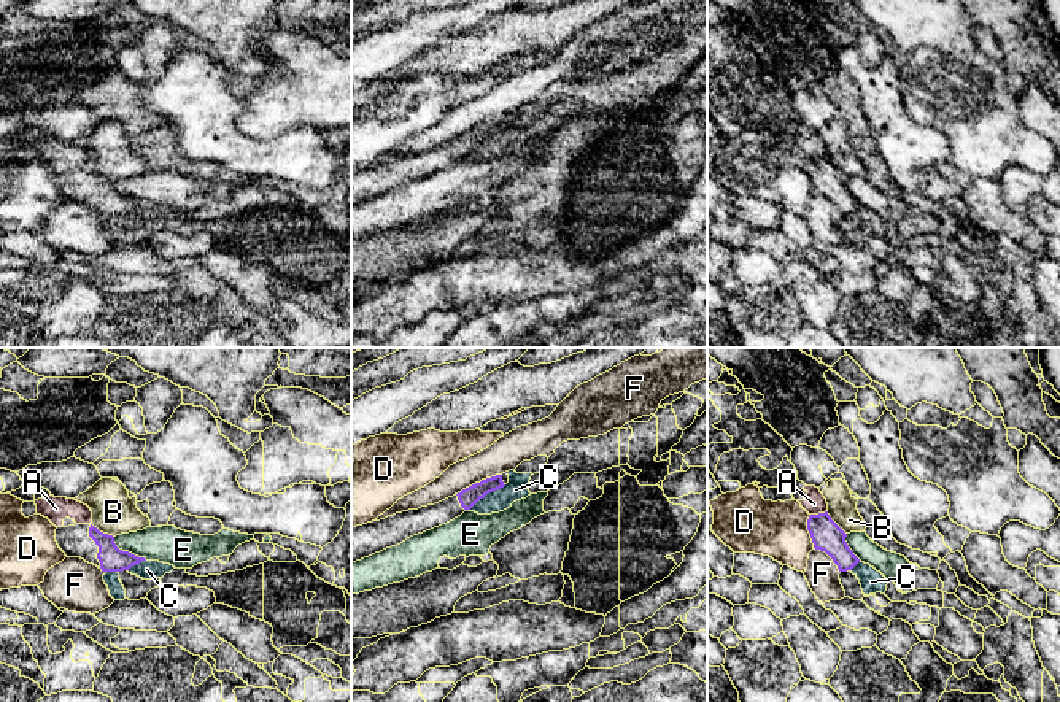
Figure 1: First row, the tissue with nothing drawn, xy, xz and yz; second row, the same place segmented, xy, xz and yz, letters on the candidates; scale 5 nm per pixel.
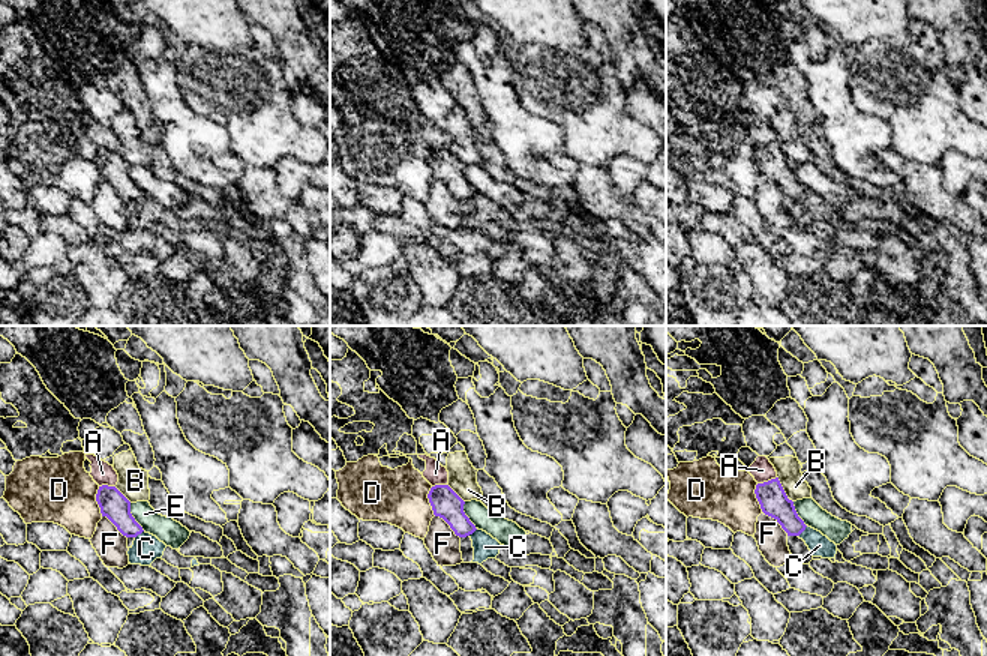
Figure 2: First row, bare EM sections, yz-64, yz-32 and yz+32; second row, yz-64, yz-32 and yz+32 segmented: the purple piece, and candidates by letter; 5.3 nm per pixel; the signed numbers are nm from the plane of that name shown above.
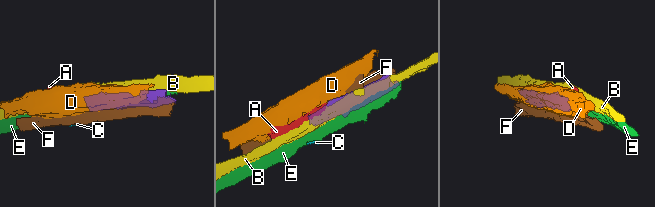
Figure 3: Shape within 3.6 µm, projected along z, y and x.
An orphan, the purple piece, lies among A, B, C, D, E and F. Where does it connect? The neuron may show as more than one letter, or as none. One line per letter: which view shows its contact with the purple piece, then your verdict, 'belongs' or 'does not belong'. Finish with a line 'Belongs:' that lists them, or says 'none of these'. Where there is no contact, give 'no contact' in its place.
A: meets purple in yz; does not belong
B: meets purple in xy; does not belong
C: meets purple in xz; does not belong
D: meets purple in yz; does not belong
E: meets purple in xy; does not belong
F: meets purple in xz; does not belong
Belongs: none of these

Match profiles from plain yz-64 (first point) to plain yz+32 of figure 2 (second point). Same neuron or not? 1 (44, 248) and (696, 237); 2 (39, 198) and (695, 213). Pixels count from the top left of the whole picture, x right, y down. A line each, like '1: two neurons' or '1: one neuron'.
1: one neuron
2: two neurons

